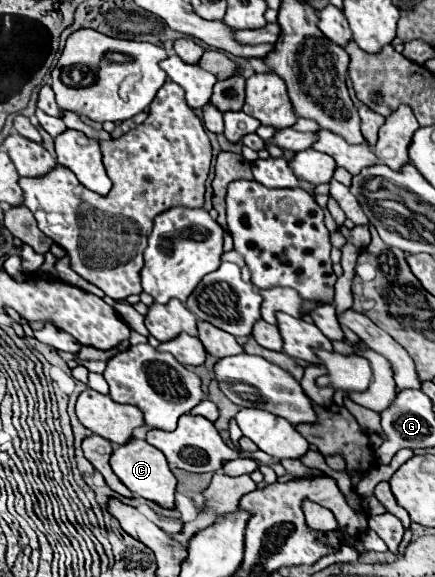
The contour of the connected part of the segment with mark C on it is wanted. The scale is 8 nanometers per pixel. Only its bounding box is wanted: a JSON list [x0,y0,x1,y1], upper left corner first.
[110,437,176,507]

